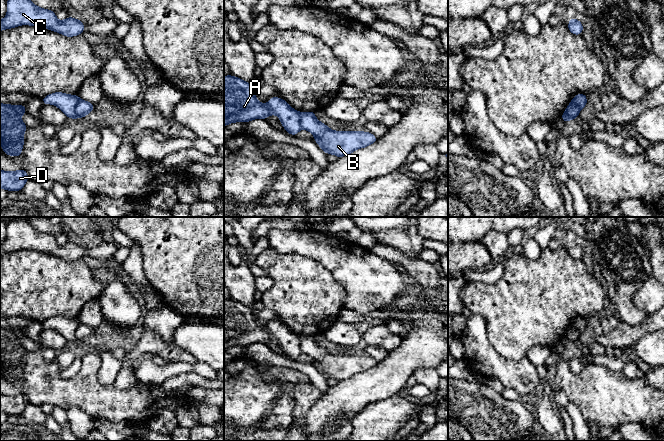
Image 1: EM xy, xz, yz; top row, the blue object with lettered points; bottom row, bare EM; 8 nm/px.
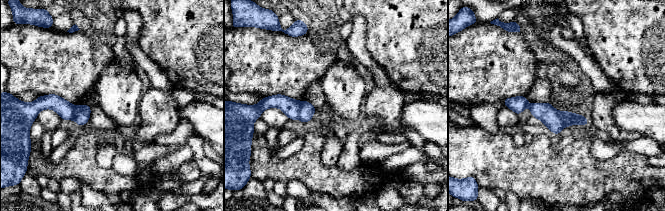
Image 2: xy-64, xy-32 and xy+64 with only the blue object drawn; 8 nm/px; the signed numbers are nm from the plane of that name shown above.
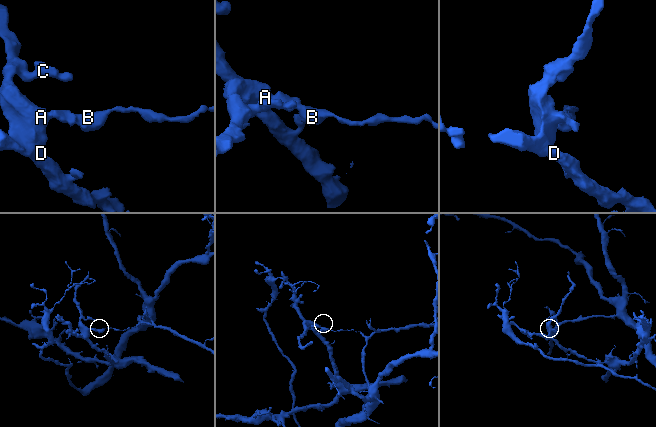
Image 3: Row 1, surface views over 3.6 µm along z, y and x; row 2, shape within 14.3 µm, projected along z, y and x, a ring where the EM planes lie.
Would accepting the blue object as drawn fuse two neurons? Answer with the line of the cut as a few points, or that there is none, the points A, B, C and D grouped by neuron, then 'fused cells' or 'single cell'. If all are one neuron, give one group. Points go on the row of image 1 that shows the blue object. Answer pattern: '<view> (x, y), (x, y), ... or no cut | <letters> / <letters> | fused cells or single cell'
xy (80, 100), (75, 108), (74, 117) | A C D / B | fused cells

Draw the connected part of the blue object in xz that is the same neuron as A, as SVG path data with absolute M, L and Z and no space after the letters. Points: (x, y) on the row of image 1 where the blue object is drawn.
M232 75L224 76L224 126L266 119L270 114L278 116L285 131L294 137L302 129L300 113L285 100L270 97L267 104L262 104L248 82Z

